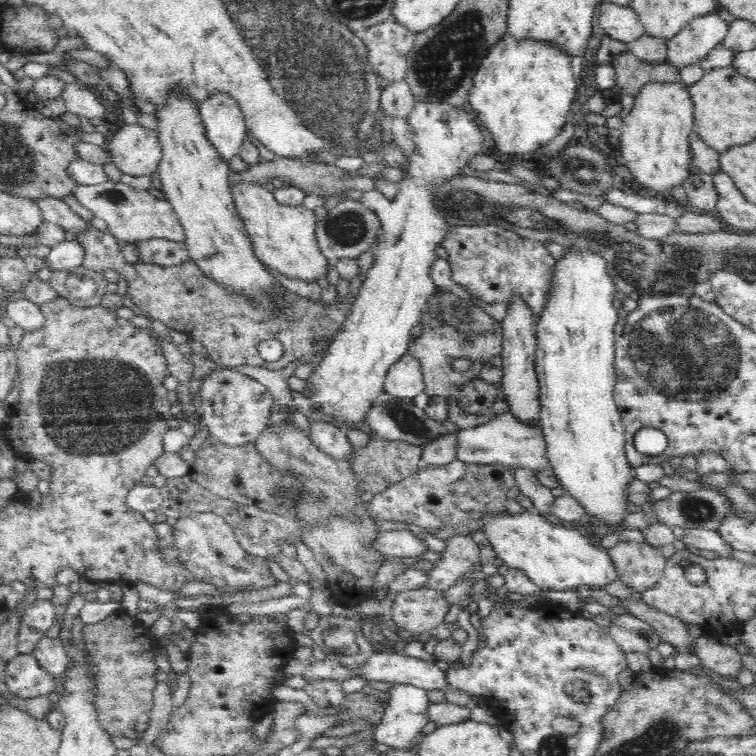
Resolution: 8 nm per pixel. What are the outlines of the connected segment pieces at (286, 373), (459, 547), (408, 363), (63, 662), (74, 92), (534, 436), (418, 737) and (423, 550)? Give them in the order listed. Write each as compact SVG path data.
M292 362L288 368L280 370L270 370L258 366L240 366L237 368L261 382L268 389L268 392L274 397L275 404L280 406L280 412L284 416L283 422L286 427L298 427L296 420L294 420L294 412L298 408L294 403L294 396L292 396L292 388L288 384L288 378L294 376L294 371L299 366L300 362Z
M470 535L449 538L442 559L435 563L437 567L430 570L427 582L432 590L443 593L460 583L472 586L478 584L478 580L485 580L480 543L475 542Z
M404 354L388 371L385 392L397 399L414 399L426 393L427 386L420 364Z
M41 635L33 654L40 666L54 675L64 674L71 661L71 655L60 638Z
M80 83L64 84L60 98L74 116L104 119L105 109L98 101L96 93Z
M509 413L493 416L486 424L460 429L456 435L456 460L468 464L504 464L529 466L536 470L549 468L541 429L526 427Z
M396 685L390 692L392 693L392 703L379 724L374 726L373 734L378 740L378 743L385 744L388 748L394 748L398 752L411 752L412 750L417 750L424 744L426 740L426 734L422 732L424 726L428 722L432 722L432 703L430 698L428 698L428 690L420 689L419 687L408 685Z
M392 527L389 531L384 531L379 538L378 545L390 558L404 558L405 556L406 558L414 558L430 552L425 538L412 532L409 528L395 530L395 527Z

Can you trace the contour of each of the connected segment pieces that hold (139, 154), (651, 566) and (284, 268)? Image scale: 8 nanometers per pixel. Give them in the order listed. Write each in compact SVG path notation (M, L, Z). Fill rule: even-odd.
M125 123L113 138L106 142L108 154L112 157L111 162L116 165L124 174L132 176L151 175L157 172L158 164L161 158L160 143L158 143L158 135L152 128L144 128L140 123Z
M629 540L607 551L619 569L621 581L631 588L635 597L654 588L664 578L667 558L648 542Z
M236 180L230 184L233 206L240 216L241 224L244 226L245 235L253 249L253 256L264 266L269 266L280 273L299 279L301 281L315 281L327 273L327 259L322 255L315 235L315 213L312 210L306 210L302 205L290 207L280 204L275 199L275 194L268 191L262 184L256 184L255 181Z

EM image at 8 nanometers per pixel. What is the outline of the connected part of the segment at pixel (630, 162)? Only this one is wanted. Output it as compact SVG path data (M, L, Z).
M648 83L635 97L635 104L622 127L622 161L634 180L654 192L656 197L670 197L693 175L693 152L689 134L694 130L694 111L688 87L683 83Z

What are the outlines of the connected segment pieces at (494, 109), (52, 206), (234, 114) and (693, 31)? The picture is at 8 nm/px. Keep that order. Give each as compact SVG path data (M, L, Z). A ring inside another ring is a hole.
M510 33L490 48L490 56L475 74L474 84L467 96L467 109L473 114L474 120L486 128L486 132L494 140L494 150L500 154L516 154L516 159L524 154L532 154L552 142L571 119L571 108L577 97L577 82L572 70L572 62L554 47L546 47L538 42L516 42Z
M40 196L34 198L37 208L40 210L43 221L56 224L66 231L82 231L87 222L72 212L68 204L61 198L54 198L53 196Z
M216 90L199 104L208 138L228 161L239 152L248 133L239 100L230 94Z
M716 13L694 19L667 43L667 60L674 68L698 64L712 50L723 42L728 24Z

